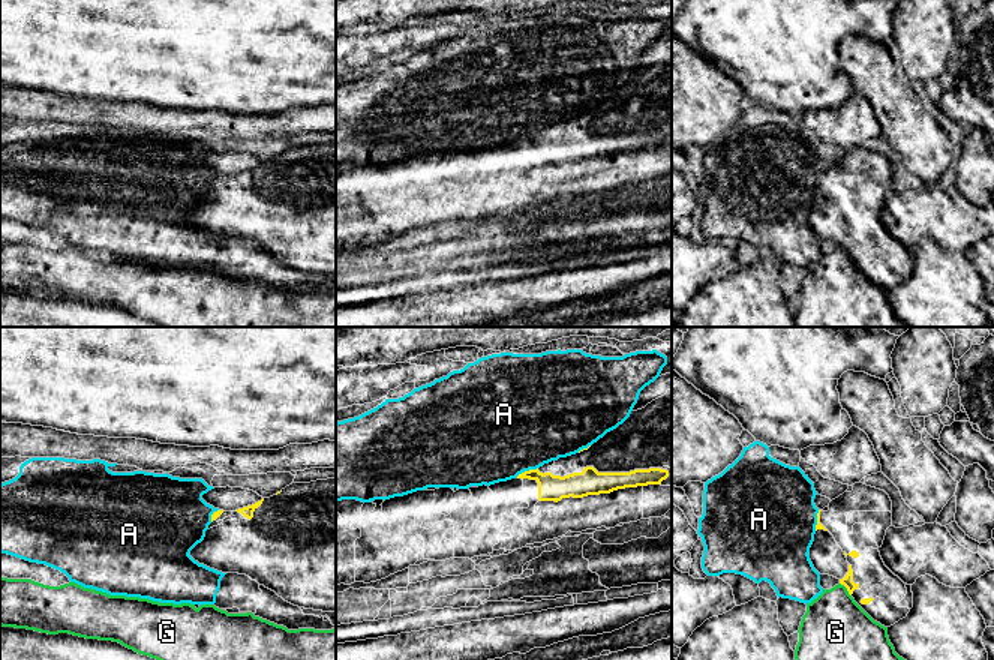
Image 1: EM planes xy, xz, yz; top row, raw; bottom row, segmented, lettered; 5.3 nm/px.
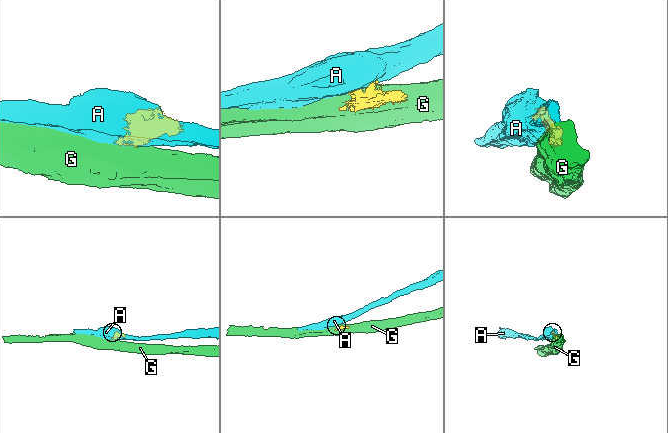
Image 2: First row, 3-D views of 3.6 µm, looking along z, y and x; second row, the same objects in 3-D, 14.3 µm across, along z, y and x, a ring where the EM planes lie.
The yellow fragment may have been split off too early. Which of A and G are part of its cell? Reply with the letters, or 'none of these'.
none of these

